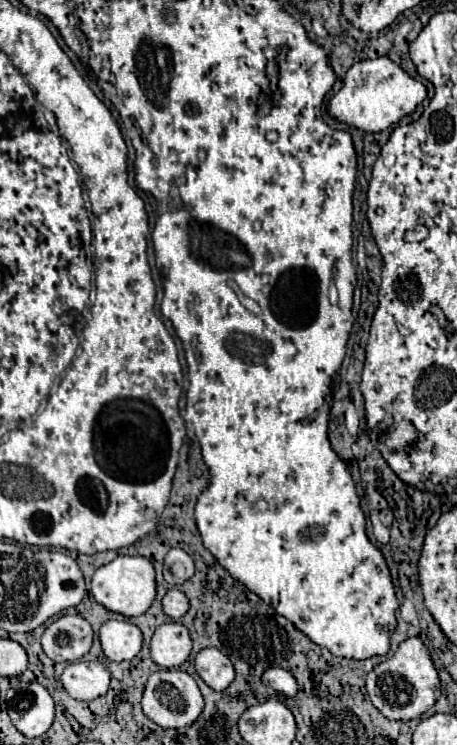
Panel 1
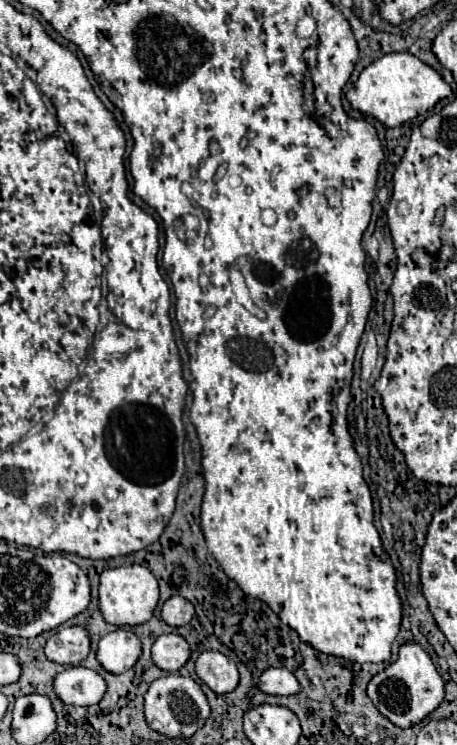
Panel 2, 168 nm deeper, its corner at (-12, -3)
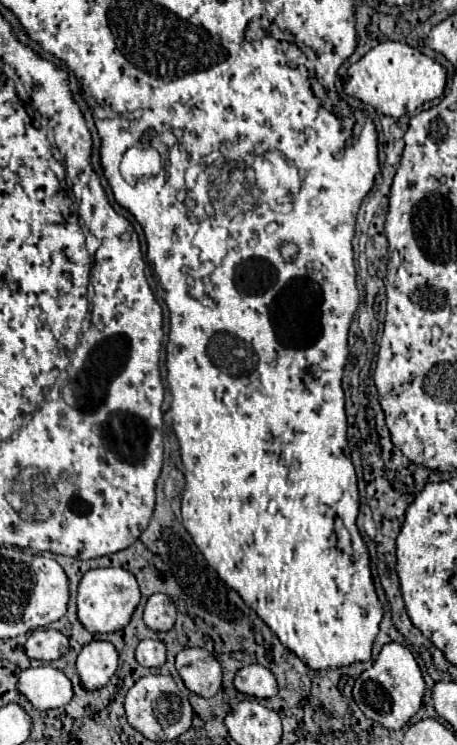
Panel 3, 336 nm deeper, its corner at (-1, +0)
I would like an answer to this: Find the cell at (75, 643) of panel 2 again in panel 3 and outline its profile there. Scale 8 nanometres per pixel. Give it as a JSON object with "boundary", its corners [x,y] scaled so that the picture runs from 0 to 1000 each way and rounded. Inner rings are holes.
{"boundary":[[[77,844],[55,863],[55,877],[68,885],[85,887],[120,887],[151,874],[151,860],[138,850],[112,844]]]}

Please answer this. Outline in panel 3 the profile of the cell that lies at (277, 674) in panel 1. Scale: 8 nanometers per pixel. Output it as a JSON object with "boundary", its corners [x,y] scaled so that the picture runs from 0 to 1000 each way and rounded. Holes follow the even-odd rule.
{"boundary":[[[540,893],[514,903],[510,919],[519,928],[562,936],[562,938],[584,938],[606,930],[606,914],[597,903],[571,893]]]}

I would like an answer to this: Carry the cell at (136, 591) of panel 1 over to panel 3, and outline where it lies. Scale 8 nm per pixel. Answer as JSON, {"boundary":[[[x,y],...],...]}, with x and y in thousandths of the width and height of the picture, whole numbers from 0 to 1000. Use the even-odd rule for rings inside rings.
{"boundary":[[[199,764],[182,772],[168,791],[168,828],[195,850],[247,850],[269,844],[309,804],[295,774],[274,764]]]}

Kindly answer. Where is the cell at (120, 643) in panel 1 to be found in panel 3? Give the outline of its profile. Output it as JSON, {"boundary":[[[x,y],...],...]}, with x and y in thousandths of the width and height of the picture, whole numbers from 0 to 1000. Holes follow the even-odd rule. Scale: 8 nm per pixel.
{"boundary":[[[199,860],[195,866],[186,866],[164,890],[177,922],[190,928],[212,928],[230,922],[256,898],[256,887],[260,879],[243,863]]]}

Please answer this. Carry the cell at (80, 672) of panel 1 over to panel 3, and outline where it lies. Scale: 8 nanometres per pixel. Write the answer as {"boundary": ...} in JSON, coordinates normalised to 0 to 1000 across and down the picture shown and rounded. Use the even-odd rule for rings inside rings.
{"boundary":[[[103,893],[46,901],[37,928],[55,933],[81,954],[138,949],[160,936],[155,914],[142,909],[142,903]]]}

